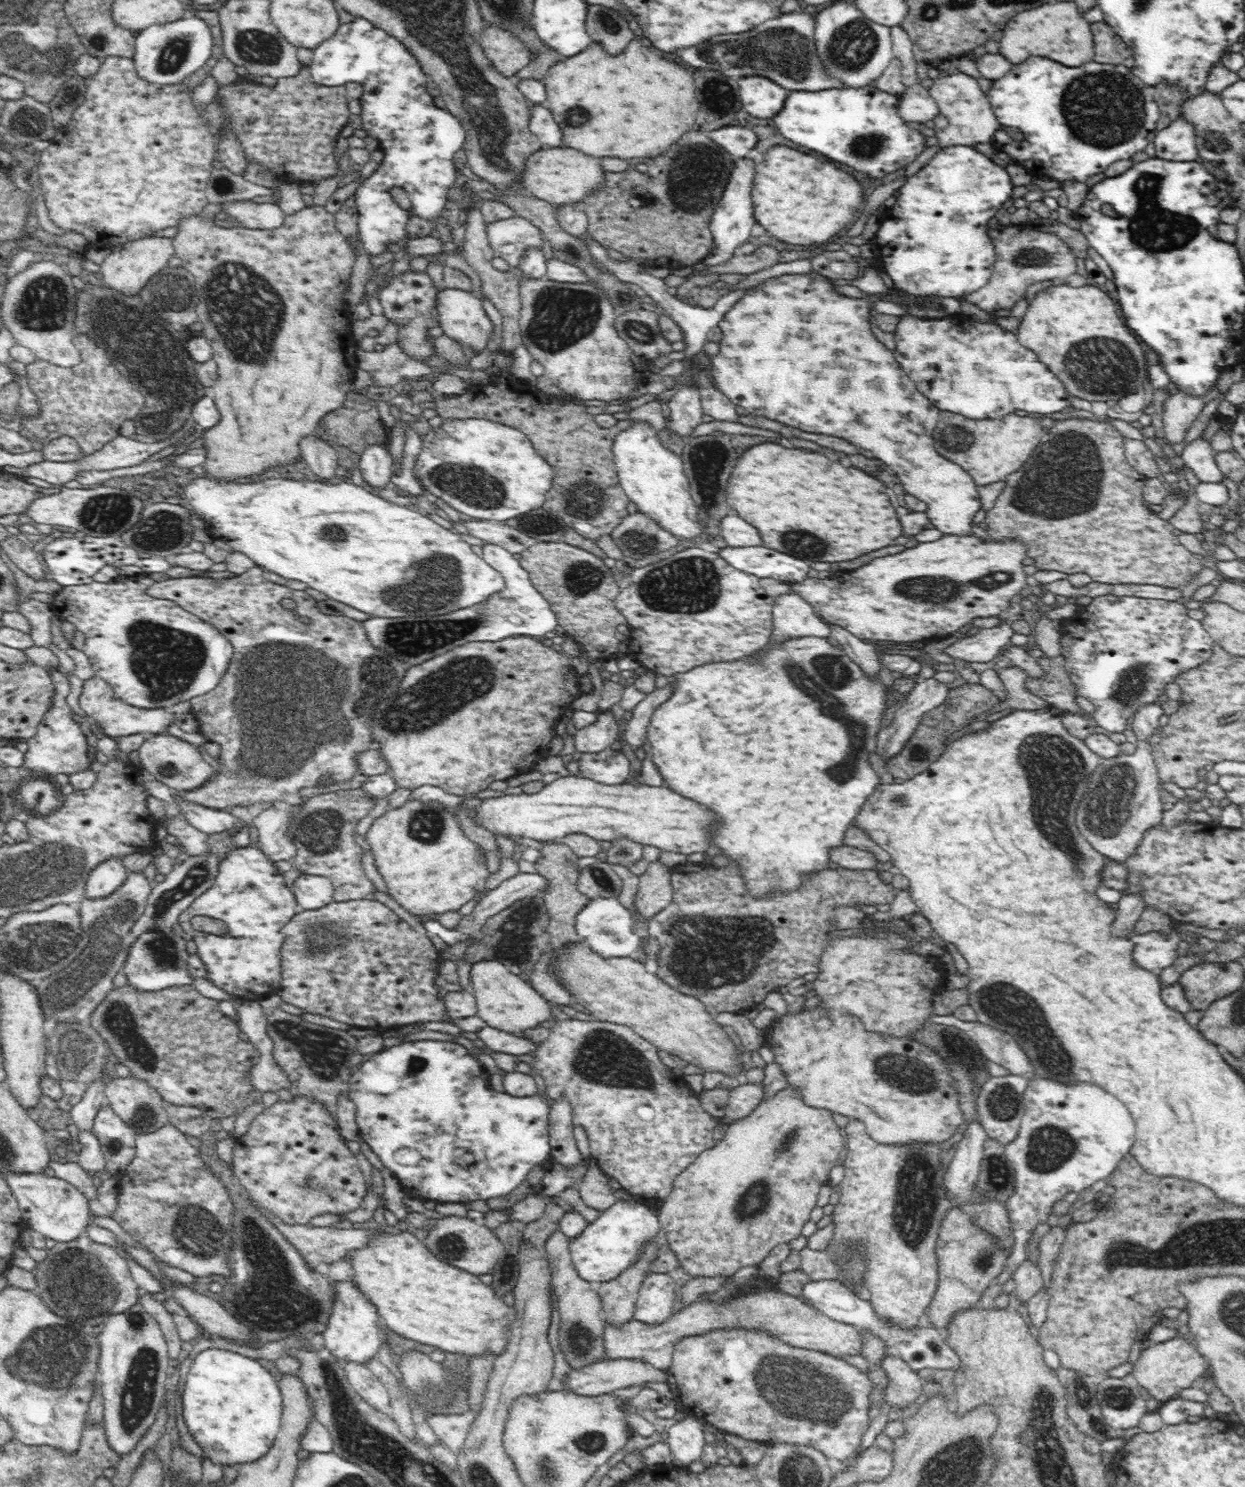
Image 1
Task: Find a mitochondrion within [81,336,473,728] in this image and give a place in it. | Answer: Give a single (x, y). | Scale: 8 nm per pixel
(166, 661)

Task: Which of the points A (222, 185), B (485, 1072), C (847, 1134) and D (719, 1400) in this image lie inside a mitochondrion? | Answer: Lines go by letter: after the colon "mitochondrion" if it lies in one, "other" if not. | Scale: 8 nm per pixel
A: other
B: other
C: other
D: other

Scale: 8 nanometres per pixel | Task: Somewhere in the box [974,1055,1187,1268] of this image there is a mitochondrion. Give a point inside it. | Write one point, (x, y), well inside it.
(1050, 1146)

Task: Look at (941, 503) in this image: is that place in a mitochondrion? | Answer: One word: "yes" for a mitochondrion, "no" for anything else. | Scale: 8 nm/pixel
no

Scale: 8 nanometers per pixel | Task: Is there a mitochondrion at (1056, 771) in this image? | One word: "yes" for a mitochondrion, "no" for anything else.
yes

